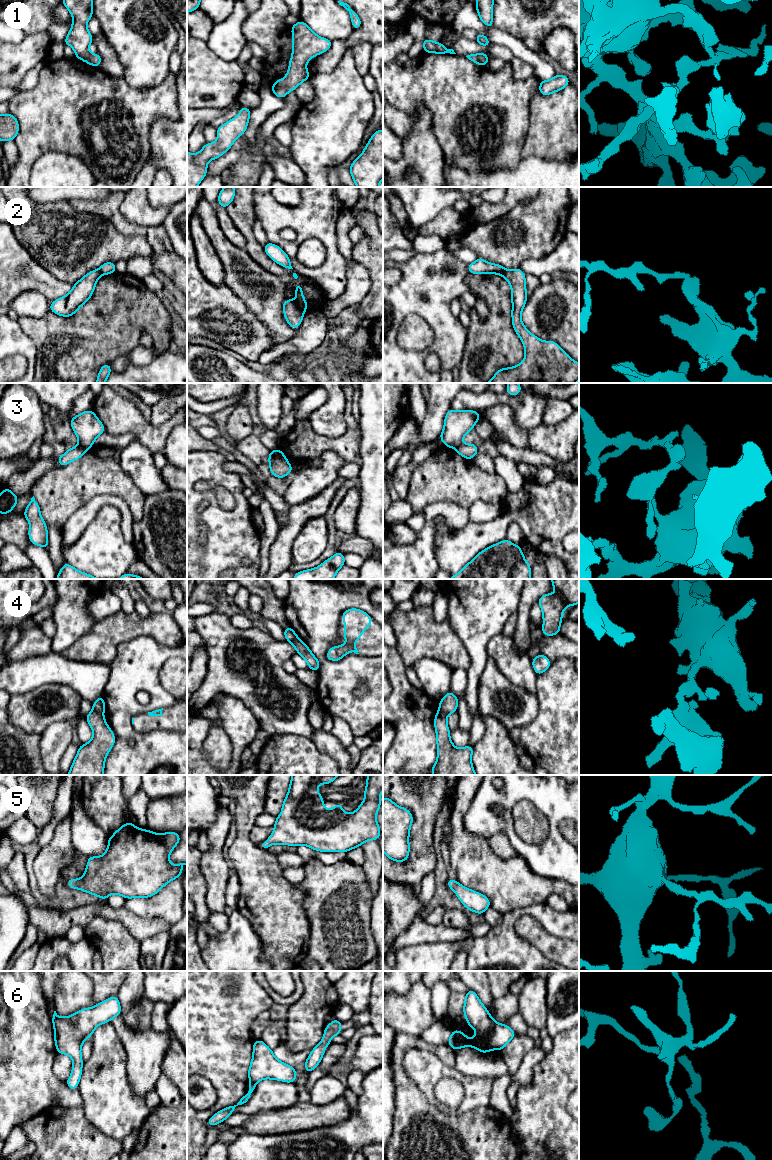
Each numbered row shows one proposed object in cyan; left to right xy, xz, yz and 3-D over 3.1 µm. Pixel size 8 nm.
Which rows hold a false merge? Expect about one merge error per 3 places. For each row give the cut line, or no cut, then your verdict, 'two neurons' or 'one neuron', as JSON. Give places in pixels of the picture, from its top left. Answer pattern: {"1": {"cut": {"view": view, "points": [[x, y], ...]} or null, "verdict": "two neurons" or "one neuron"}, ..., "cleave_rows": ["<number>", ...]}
{"1": {"cut": null, "verdict": "one neuron"}, "2": {"cut": {"view": "xz", "points": [[294, 300], [297, 307], [303, 313]]}, "verdict": "two neurons"}, "3": {"cut": {"view": "xz", "points": [[272, 451], [277, 456], [286, 460]]}, "verdict": "two neurons"}, "4": {"cut": {"view": "xy", "points": [[93, 708], [102, 714]]}, "verdict": "two neurons"}, "5": {"cut": null, "verdict": "one neuron"}, "6": {"cut": null, "verdict": "one neuron"}, "cleave_rows": ["2", "3", "4"]}

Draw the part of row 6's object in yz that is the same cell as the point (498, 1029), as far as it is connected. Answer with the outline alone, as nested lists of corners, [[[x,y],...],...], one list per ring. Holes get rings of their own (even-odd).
[[[471,989],[465,995],[463,1013],[467,1025],[475,1028],[475,1038],[468,1039],[462,1031],[452,1030],[448,1045],[454,1050],[471,1046],[485,1054],[490,1050],[501,1051],[516,1036],[508,1025],[499,1024],[490,1016],[489,1011]]]

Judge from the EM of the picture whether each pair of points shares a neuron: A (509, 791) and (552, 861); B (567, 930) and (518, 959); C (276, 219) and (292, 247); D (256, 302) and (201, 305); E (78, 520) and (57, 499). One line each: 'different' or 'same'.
A: same
B: same
C: same
D: different
E: different

